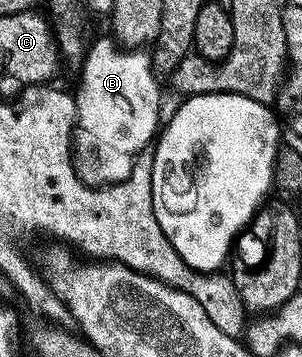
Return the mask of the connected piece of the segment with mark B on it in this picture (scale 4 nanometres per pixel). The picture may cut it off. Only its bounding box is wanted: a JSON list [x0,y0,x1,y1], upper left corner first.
[74,36,162,188]

